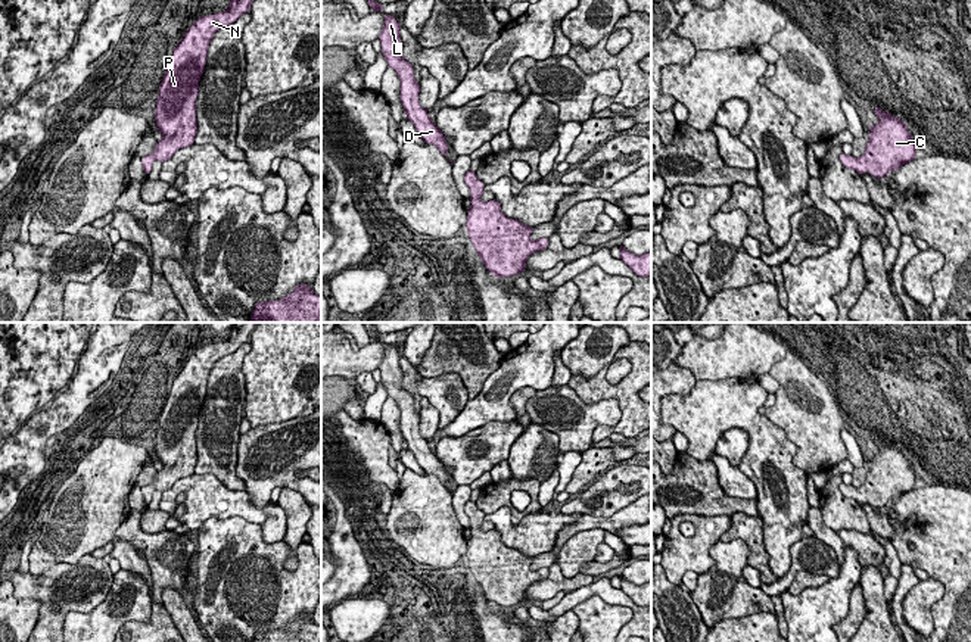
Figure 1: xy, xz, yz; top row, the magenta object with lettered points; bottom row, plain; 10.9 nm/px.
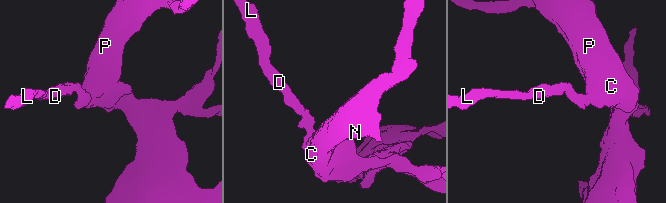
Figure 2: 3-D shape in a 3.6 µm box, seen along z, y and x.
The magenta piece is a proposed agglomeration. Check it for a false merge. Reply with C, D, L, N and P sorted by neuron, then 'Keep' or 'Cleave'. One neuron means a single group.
Groups: C D L N P. Keep

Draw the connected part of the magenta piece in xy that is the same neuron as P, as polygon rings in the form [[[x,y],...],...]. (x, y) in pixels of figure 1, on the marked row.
[[[230,0],[230,7],[225,12],[196,19],[174,49],[159,87],[155,110],[155,121],[164,138],[156,141],[155,150],[149,156],[141,158],[147,175],[153,160],[165,162],[178,149],[194,144],[197,133],[194,105],[206,65],[209,41],[218,29],[249,12],[252,1]]]

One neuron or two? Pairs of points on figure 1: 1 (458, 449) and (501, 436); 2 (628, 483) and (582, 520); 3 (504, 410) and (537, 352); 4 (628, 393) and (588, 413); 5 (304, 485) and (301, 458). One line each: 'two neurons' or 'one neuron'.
1: one neuron
2: two neurons
3: one neuron
4: two neurons
5: one neuron

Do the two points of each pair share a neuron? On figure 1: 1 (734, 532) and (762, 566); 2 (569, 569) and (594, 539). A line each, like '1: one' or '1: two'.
1: one
2: one

